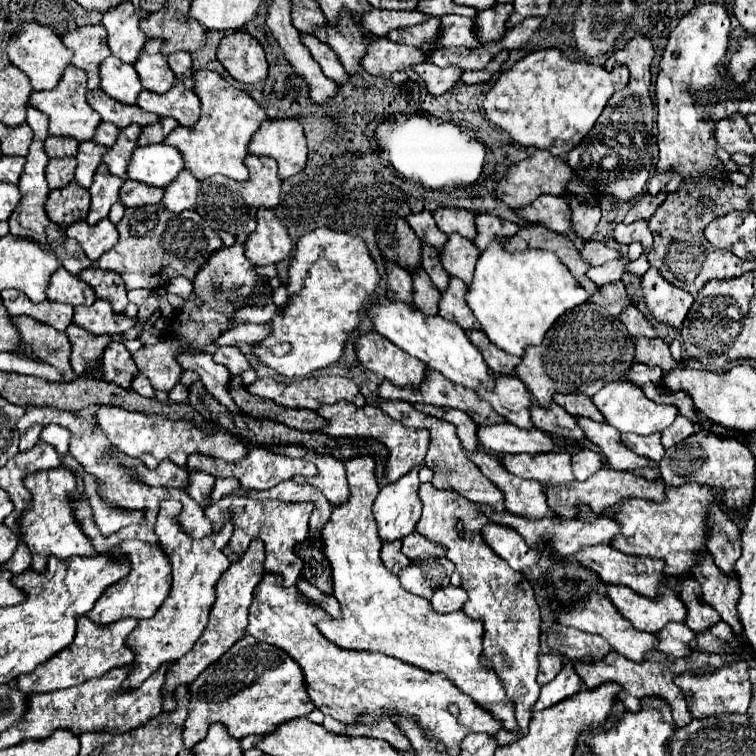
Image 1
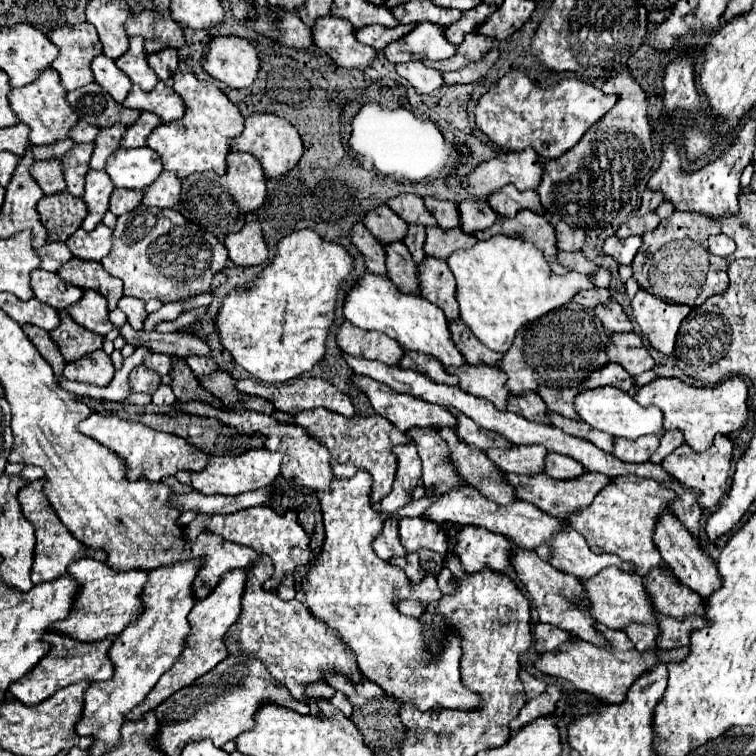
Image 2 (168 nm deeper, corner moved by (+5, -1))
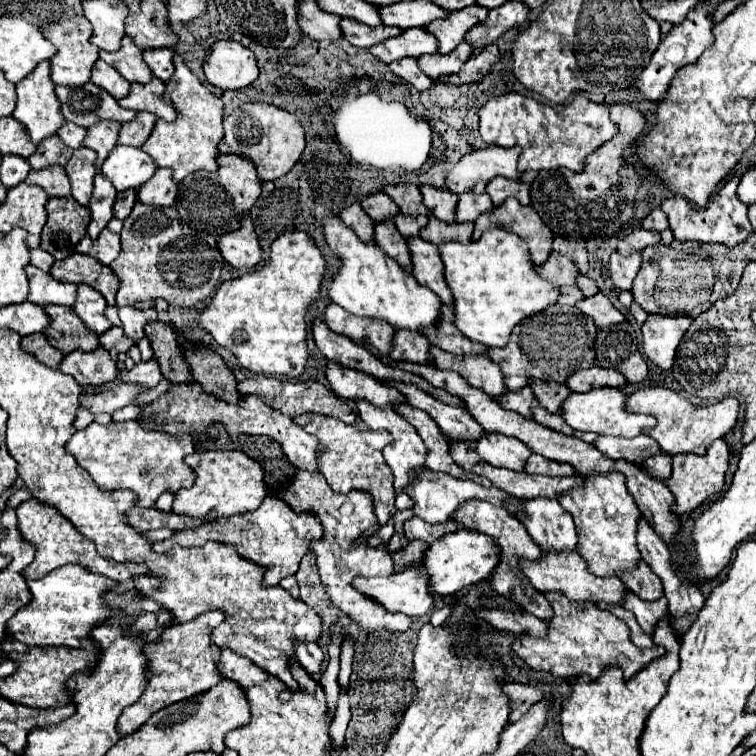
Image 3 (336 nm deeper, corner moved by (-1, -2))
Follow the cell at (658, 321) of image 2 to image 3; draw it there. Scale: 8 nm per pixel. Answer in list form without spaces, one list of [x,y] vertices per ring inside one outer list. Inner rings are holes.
[[[648,315],[646,323],[642,325],[642,345],[644,355],[660,369],[668,371],[674,363],[676,347],[690,327],[690,317],[668,317],[668,315]]]

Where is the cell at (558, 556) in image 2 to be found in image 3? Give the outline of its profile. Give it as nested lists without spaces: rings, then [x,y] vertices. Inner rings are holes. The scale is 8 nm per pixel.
[[[530,499],[514,513],[544,551],[574,551],[578,537],[574,521],[556,499]]]

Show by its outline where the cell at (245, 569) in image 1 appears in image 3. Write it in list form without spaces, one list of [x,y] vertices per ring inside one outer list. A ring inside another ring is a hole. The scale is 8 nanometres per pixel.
[[[208,611],[188,623],[172,625],[162,633],[158,643],[142,647],[142,653],[146,655],[146,689],[142,693],[142,699],[138,699],[130,707],[126,707],[126,711],[122,711],[116,727],[120,737],[138,731],[156,711],[172,703],[190,699],[194,695],[206,693],[220,681],[220,675],[216,671],[216,661],[220,659],[220,647],[212,643],[210,631],[218,627],[222,621],[224,615],[220,611]]]

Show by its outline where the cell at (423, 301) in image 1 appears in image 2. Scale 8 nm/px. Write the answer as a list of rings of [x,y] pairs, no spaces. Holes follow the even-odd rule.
[[[392,242],[386,246],[386,266],[388,278],[404,294],[420,294],[418,286],[418,266],[412,262],[412,256],[404,242]]]

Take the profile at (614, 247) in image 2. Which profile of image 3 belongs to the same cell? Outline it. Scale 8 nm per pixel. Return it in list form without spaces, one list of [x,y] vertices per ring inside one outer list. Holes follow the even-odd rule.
[[[618,251],[612,253],[610,263],[610,279],[614,289],[620,291],[630,291],[632,289],[632,281],[640,269],[640,253],[632,253],[630,257],[622,257]]]

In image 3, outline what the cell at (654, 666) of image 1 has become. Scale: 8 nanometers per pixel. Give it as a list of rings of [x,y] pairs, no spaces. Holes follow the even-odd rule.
[[[558,591],[544,595],[554,611],[554,615],[548,619],[548,635],[544,639],[518,635],[512,643],[514,653],[532,669],[548,671],[562,679],[572,679],[578,673],[598,677],[606,665],[620,665],[624,669],[624,677],[630,679],[654,659],[654,651],[636,647],[630,639],[628,625],[614,617],[610,611],[600,611],[594,603],[588,601],[570,601]]]

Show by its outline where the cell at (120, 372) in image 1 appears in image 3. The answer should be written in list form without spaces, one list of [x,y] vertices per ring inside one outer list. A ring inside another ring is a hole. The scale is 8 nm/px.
[[[104,349],[94,351],[74,351],[68,353],[58,369],[66,375],[72,375],[80,385],[104,385],[116,379],[116,363],[110,359],[110,353]]]

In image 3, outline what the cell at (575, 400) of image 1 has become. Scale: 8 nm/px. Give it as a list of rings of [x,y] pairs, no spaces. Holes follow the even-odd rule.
[[[530,379],[528,387],[532,387],[538,403],[542,407],[546,407],[550,413],[560,413],[562,399],[566,399],[566,395],[570,395],[570,389],[566,385],[562,385],[562,383],[556,383],[556,381]]]

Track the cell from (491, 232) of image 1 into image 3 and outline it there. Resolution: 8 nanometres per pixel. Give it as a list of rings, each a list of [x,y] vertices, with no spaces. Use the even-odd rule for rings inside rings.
[[[462,193],[460,201],[458,201],[458,207],[456,207],[456,221],[458,223],[476,221],[478,215],[482,215],[486,211],[492,211],[492,209],[494,209],[492,199],[486,193],[482,193],[482,195]]]

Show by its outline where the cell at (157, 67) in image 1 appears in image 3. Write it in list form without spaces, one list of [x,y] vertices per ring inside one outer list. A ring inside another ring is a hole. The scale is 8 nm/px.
[[[124,37],[120,49],[114,53],[100,51],[100,59],[118,69],[130,83],[148,83],[152,79],[152,71],[142,59],[142,49],[136,47],[130,37]]]

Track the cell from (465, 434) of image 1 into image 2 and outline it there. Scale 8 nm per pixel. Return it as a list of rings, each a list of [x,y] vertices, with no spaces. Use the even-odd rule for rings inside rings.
[[[354,376],[354,384],[368,394],[374,410],[388,418],[402,432],[412,426],[434,426],[456,430],[456,418],[444,406],[428,404],[408,394],[398,394],[390,386],[376,382],[368,376]]]

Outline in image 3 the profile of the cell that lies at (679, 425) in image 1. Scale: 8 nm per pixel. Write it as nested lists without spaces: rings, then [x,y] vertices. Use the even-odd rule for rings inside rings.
[[[654,455],[650,459],[646,459],[646,463],[642,465],[644,473],[650,475],[652,479],[658,479],[658,481],[668,481],[670,479],[670,473],[672,473],[672,459],[668,455]]]

